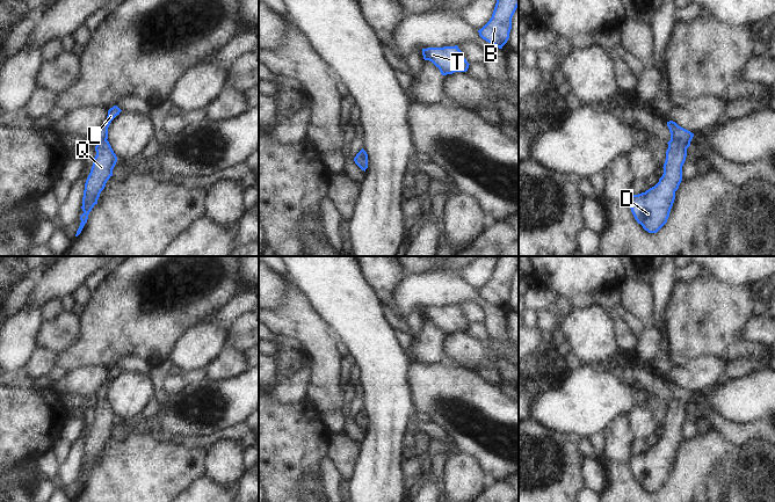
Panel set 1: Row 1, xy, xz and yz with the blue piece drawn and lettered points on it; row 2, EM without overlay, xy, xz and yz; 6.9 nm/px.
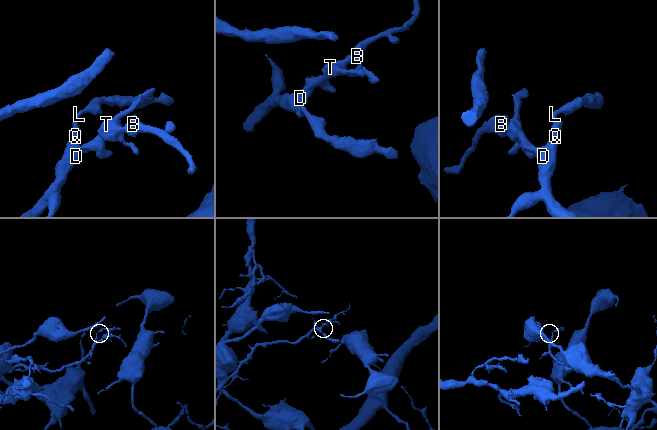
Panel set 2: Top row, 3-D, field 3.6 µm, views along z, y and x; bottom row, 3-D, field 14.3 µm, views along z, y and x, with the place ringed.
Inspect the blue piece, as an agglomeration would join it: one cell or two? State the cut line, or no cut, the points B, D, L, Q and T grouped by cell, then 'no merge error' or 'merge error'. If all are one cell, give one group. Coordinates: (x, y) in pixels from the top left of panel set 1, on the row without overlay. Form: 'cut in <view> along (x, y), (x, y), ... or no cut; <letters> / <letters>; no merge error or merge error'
no cut; B D L Q T; no merge error

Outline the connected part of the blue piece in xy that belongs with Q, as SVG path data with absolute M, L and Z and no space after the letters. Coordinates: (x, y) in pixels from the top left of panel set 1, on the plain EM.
M114 365L108 370L106 381L97 388L95 395L97 403L95 406L96 415L93 421L90 432L85 443L84 457L82 457L82 471L80 475L80 486L77 490L78 496L85 483L87 482L88 474L97 464L101 451L104 449L107 441L113 436L113 429L117 422L117 416L114 413L108 399L108 387L111 380L119 374L122 370Z

